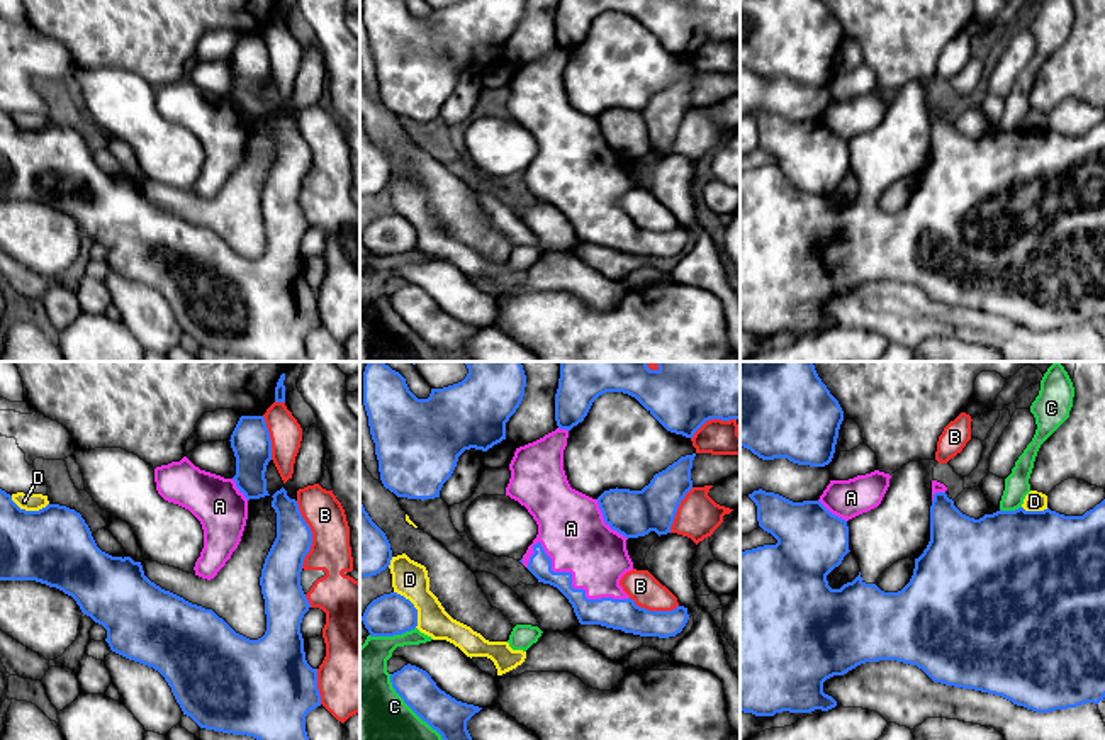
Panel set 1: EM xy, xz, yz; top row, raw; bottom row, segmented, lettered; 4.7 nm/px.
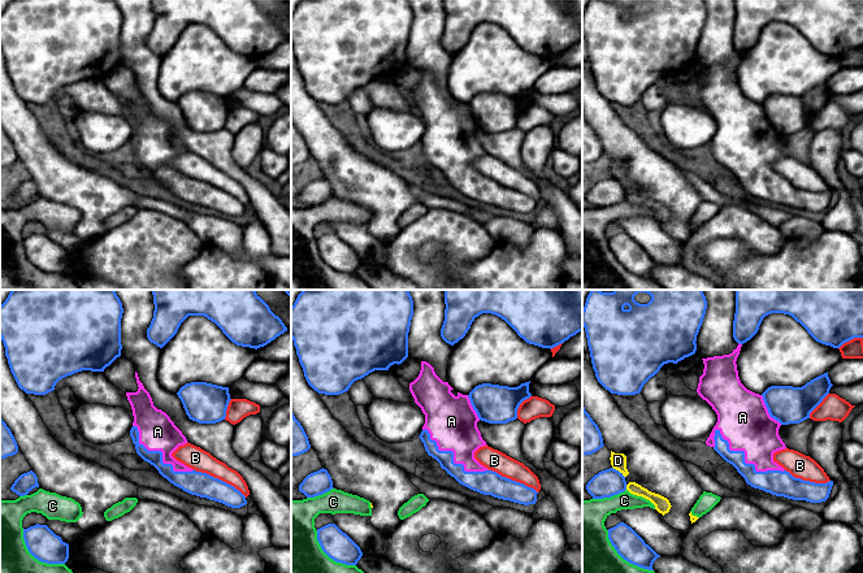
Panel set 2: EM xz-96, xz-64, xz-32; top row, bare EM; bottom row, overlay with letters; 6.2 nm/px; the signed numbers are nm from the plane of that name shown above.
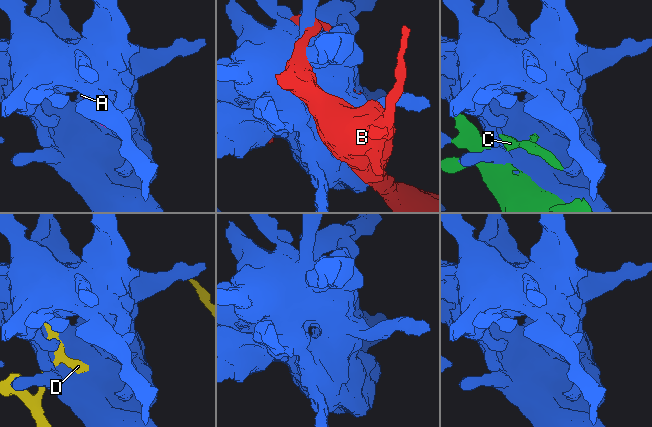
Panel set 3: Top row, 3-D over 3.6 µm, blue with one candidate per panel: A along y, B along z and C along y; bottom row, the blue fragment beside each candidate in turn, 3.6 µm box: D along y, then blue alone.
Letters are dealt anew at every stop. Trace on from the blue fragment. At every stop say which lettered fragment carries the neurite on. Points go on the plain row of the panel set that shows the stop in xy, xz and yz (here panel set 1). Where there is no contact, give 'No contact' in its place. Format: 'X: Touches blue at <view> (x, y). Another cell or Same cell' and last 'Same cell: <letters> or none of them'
A: Touches blue at xz (571, 204). Same cell
B: Touches blue at xy (311, 155). Another cell
C: Touches blue at xz (411, 328). Another cell
D: Touches blue at xz (413, 226). Another cell
Same cell: A

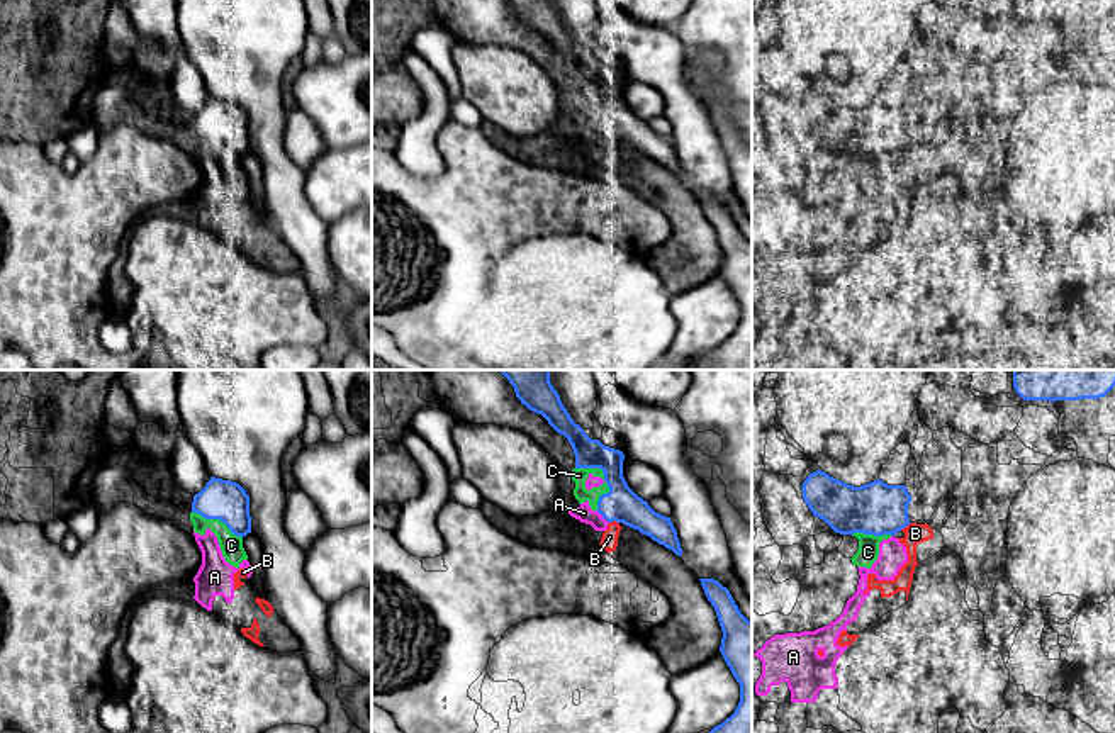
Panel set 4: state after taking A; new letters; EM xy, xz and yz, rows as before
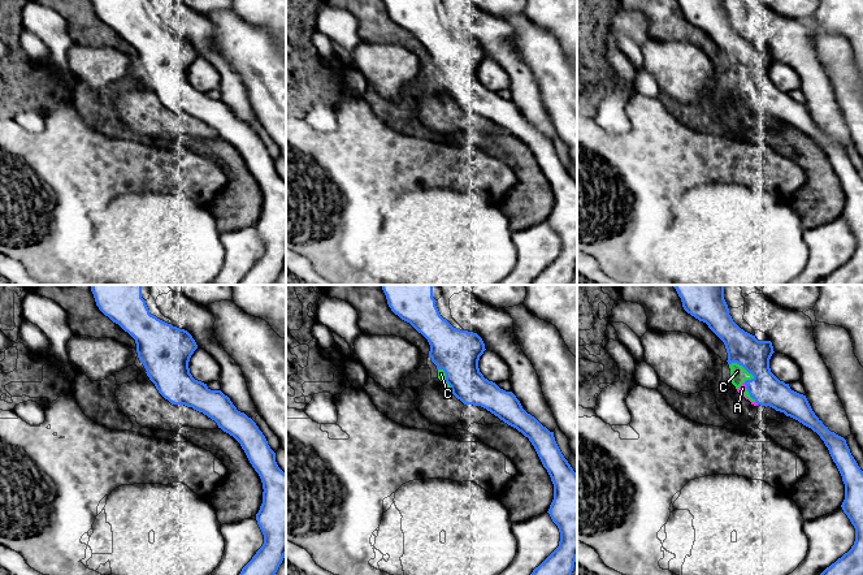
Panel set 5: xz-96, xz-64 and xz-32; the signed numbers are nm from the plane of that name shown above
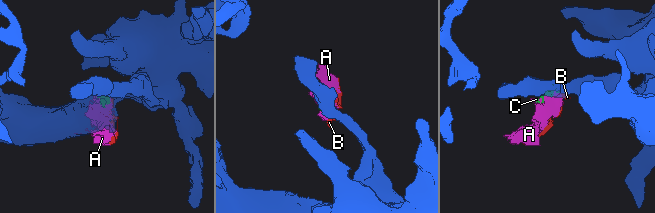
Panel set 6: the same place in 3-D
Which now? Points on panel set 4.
A: Touches blue at xz (603, 136). Another cell
B: Touches blue at xz (613, 139). Another cell
C: Touches blue at xz (605, 99). Another cell
Same cell: none of them

